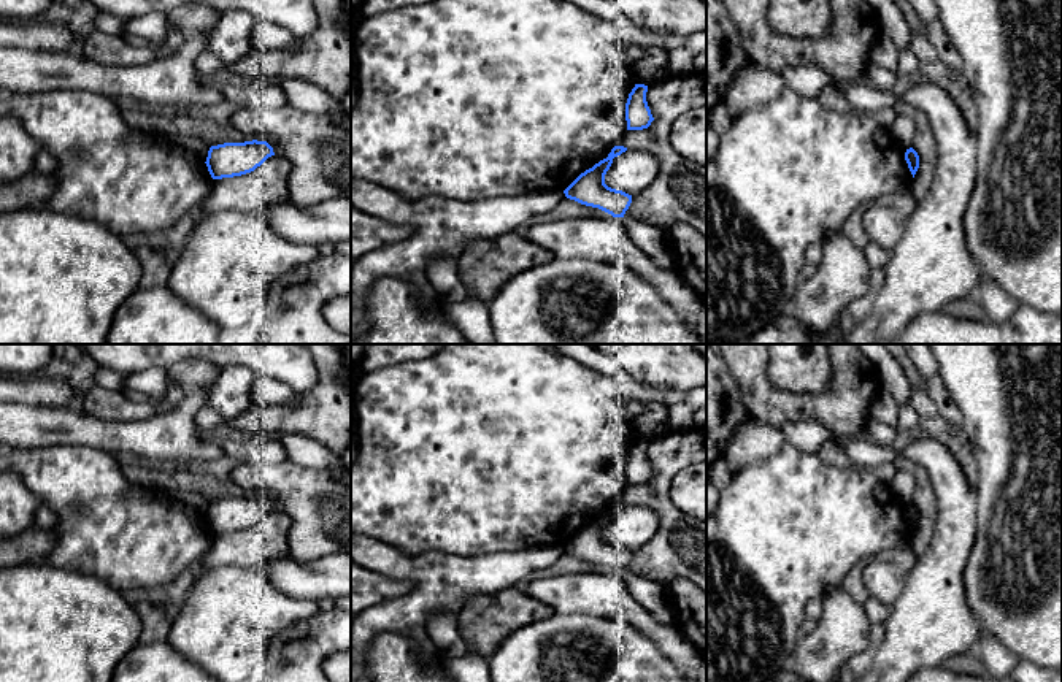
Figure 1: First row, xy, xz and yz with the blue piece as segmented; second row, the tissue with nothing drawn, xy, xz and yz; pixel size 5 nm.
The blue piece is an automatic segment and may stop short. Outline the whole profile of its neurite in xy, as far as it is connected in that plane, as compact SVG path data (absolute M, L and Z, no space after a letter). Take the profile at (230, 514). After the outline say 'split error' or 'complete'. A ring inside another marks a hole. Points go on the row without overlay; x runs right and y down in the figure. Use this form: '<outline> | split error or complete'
M267 496L224 498L210 503L205 519L213 534L222 534L251 528L271 511Z | complete

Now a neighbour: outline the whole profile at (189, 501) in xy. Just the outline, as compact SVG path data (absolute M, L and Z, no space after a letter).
M130 484L130 496L144 496L144 498L160 498L171 506L176 506L186 512L197 512L202 517L206 517L210 501L195 492L179 492L179 490L156 490L152 487L144 487L141 484Z

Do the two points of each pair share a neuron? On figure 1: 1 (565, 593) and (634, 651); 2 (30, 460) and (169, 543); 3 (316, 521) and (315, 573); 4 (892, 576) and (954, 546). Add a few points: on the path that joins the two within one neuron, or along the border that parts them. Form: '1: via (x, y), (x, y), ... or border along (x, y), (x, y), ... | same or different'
1: border along (556, 613), (610, 616), (627, 624) | different
2: via (65, 479), (129, 543), (134, 543) | same
3: border along (334, 552), (307, 562), (297, 562), (288, 555) | different
4: border along (907, 576), (900, 595), (889, 606) | different

